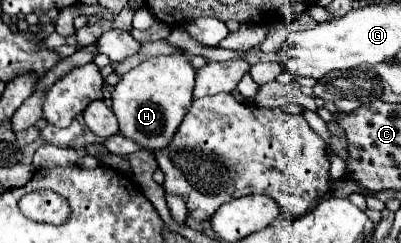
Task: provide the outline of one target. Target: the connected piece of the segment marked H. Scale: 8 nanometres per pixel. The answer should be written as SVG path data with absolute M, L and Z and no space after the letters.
M185 53L151 57L133 67L121 77L111 95L113 113L119 119L119 131L139 145L145 145L145 149L161 149L169 145L173 133L193 103L193 85L195 67L191 65L191 57Z

